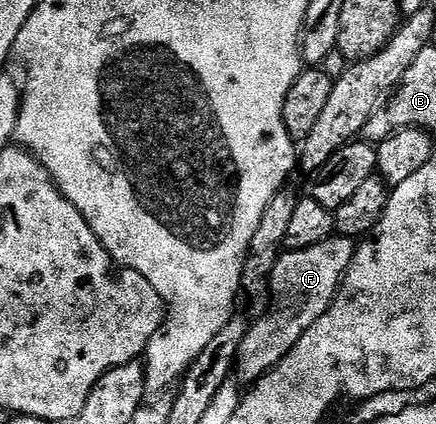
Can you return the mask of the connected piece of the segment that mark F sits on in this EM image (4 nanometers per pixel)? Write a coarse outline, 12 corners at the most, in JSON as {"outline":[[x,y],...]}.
{"outline":[[355,239],[279,257],[274,303],[240,344],[236,374],[264,377],[334,301]]}

